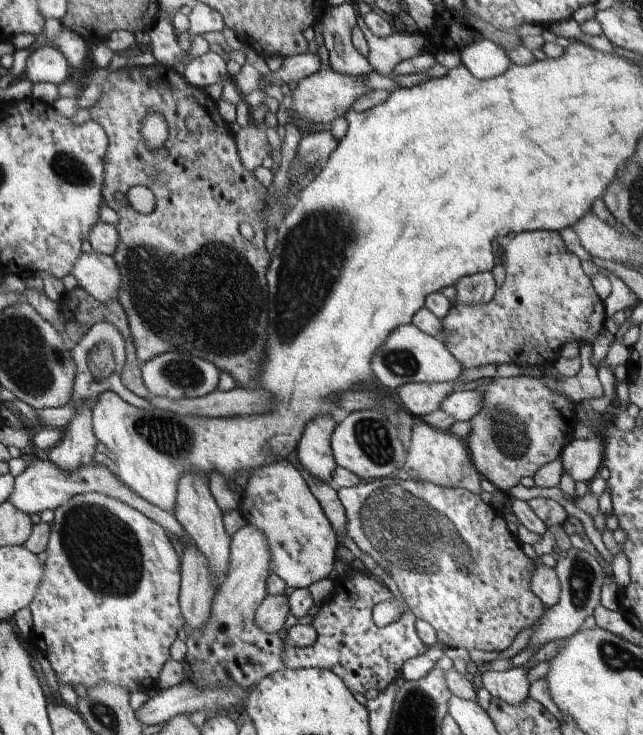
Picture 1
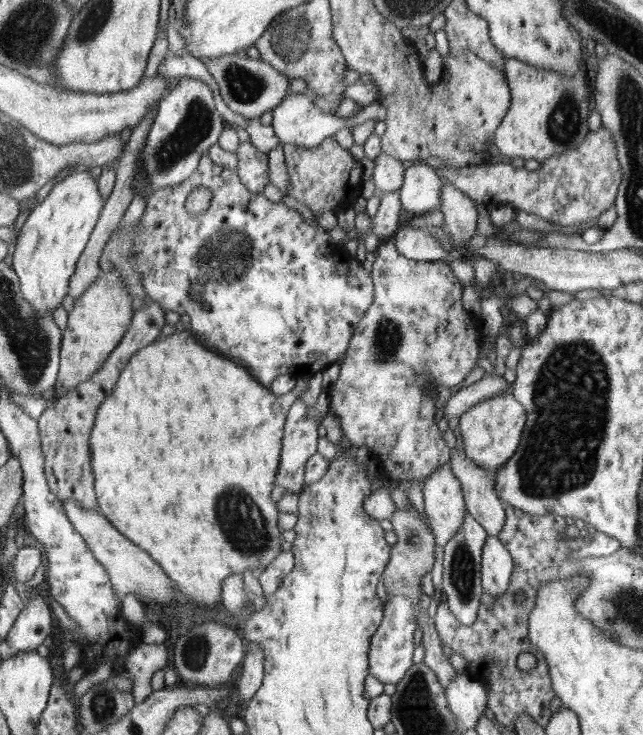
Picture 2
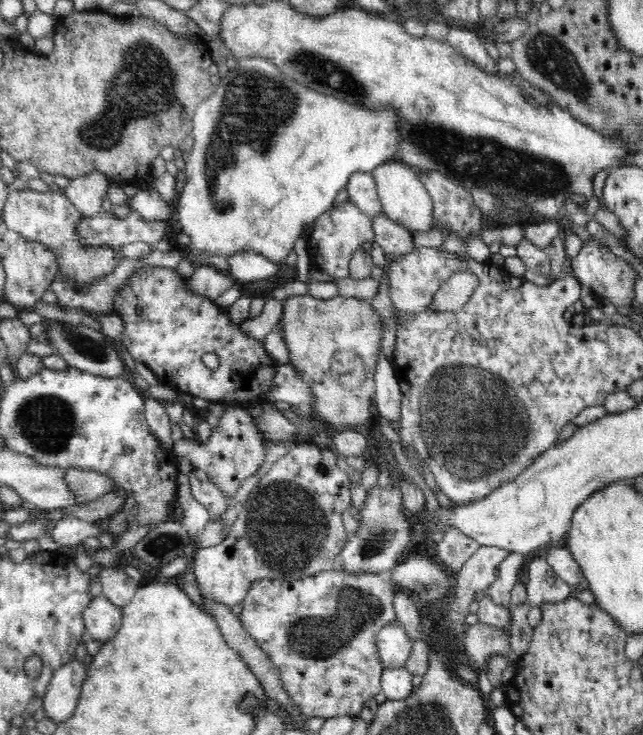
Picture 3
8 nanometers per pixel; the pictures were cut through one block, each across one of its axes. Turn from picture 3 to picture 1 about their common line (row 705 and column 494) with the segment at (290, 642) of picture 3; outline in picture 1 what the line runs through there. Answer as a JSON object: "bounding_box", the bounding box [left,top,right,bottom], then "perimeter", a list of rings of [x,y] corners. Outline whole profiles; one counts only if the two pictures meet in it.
{"bounding_box":[443,232,605,370],"perimeter":[[[529,232],[509,236],[505,250],[505,280],[497,286],[495,296],[487,304],[451,304],[443,324],[443,344],[461,362],[463,370],[487,364],[517,364],[517,366],[543,366],[553,364],[565,344],[577,342],[579,348],[593,344],[597,334],[605,328],[605,306],[591,286],[591,278],[581,268],[581,258],[569,252],[559,232]]]}

